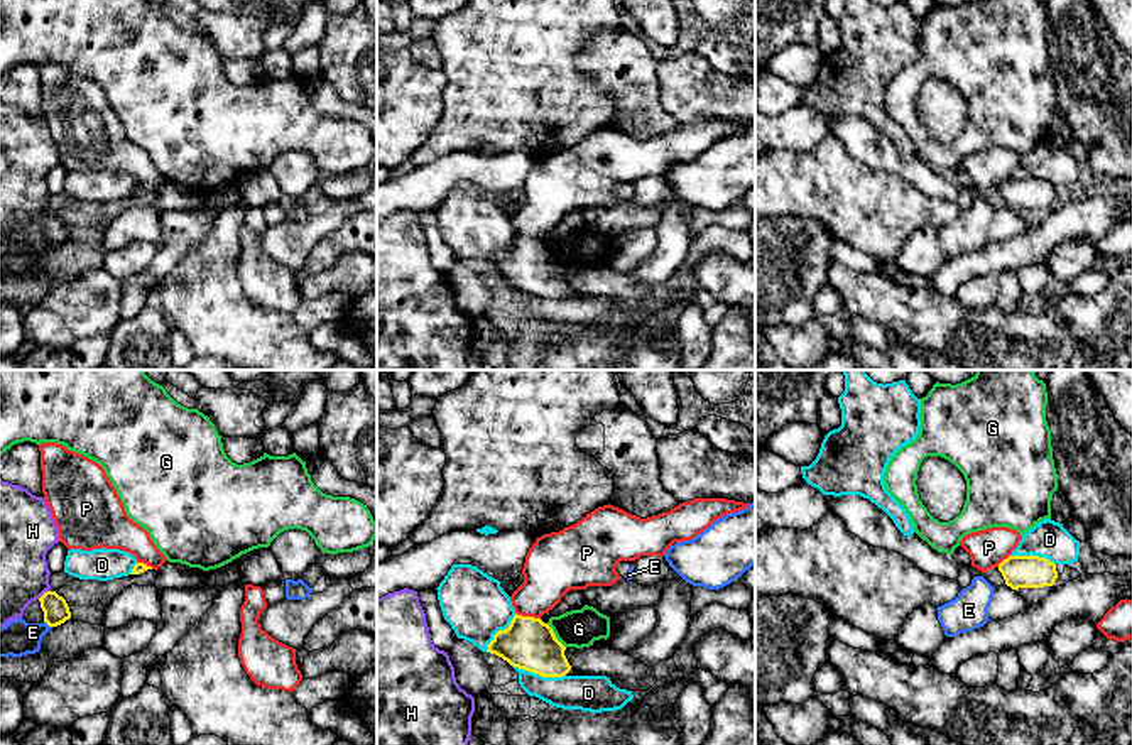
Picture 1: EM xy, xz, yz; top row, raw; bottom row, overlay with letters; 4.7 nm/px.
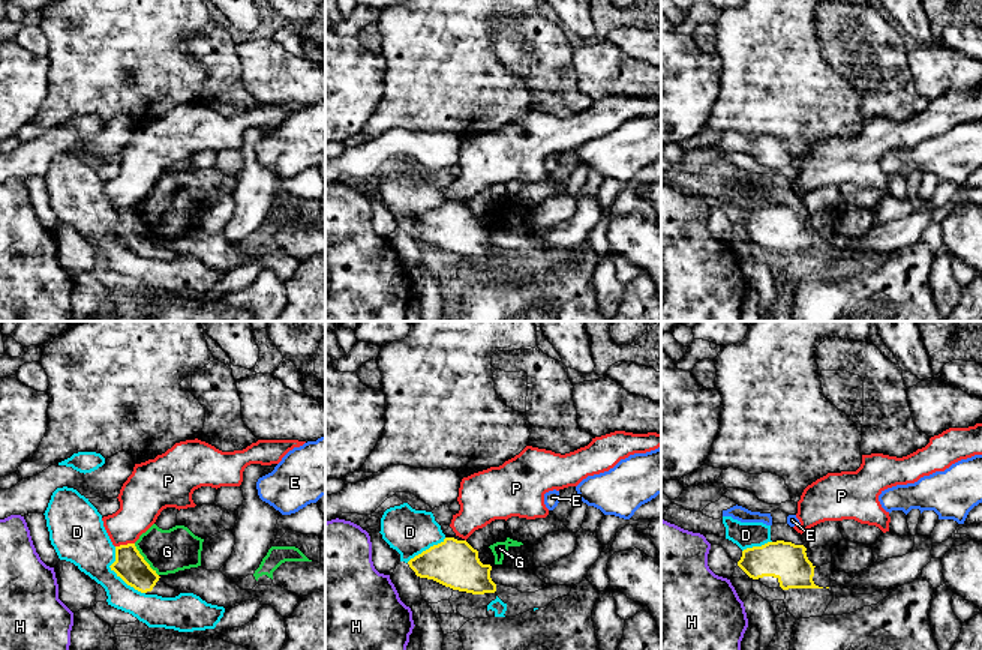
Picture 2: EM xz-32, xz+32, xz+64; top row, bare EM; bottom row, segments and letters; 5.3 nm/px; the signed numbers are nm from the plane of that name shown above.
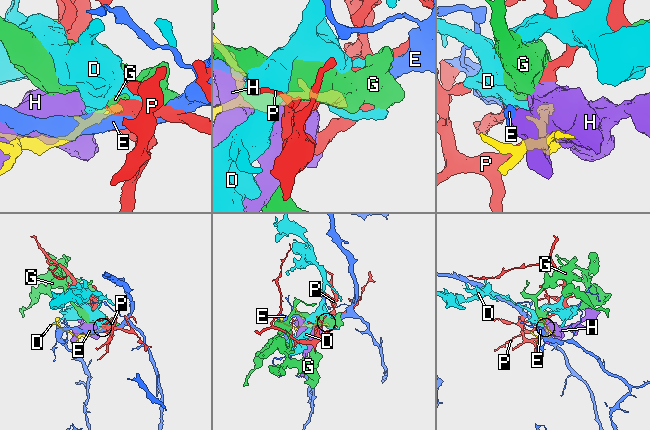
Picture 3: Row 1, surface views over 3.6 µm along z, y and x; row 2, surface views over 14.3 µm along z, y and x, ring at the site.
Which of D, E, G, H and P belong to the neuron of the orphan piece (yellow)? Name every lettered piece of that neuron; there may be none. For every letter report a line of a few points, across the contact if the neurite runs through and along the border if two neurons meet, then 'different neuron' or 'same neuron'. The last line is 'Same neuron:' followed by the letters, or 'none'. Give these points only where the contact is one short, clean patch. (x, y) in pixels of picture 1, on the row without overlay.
D: different neuron
E: line xy (44, 242), (51, 249); different neuron
G: line xz (546, 245), (565, 269); different neuron
H: different neuron
P: line xz (516, 233), (539, 240); different neuron
Same neuron: none

